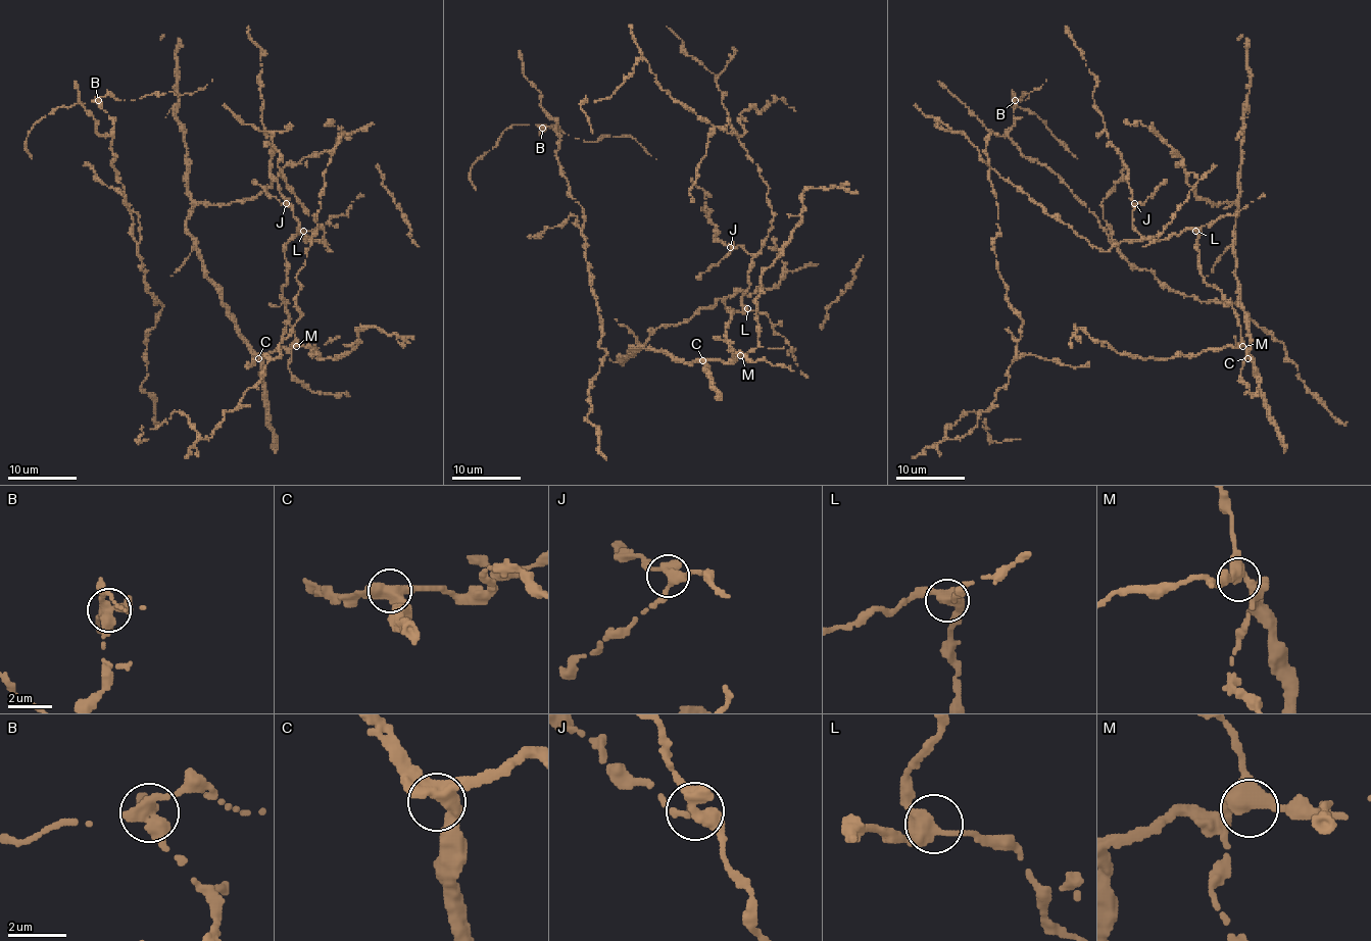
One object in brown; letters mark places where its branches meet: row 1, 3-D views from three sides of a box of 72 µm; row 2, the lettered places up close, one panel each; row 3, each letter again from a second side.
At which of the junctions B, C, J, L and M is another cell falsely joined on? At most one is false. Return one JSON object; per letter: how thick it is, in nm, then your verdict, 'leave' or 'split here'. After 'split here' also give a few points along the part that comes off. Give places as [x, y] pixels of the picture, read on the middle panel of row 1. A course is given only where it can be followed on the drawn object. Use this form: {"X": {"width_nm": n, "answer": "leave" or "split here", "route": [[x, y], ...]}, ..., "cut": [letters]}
{"B": {"width_nm": 400, "answer": "split here", "route": [[542, 128], [546, 125], [556, 127], [586, 142], [607, 137], [632, 137], [656, 159]]}, "C": {"width_nm": 400, "answer": "leave"}, "J": {"width_nm": 360, "answer": "leave"}, "L": {"width_nm": 360, "answer": "leave"}, "M": {"width_nm": 380, "answer": "leave"}, "cut": ["B"]}

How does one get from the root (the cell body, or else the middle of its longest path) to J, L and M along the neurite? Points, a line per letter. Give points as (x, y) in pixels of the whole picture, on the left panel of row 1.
J: (286, 268), (286, 243), (296, 229), (305, 234), (303, 240), (308, 238), (286, 203)
L: (286, 268), (286, 245), (303, 231)
M: (286, 268), (286, 284), (281, 291), (296, 346)

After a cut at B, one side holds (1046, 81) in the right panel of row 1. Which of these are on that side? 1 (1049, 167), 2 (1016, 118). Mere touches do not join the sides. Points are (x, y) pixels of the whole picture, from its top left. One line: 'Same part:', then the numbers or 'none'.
Same part: none

